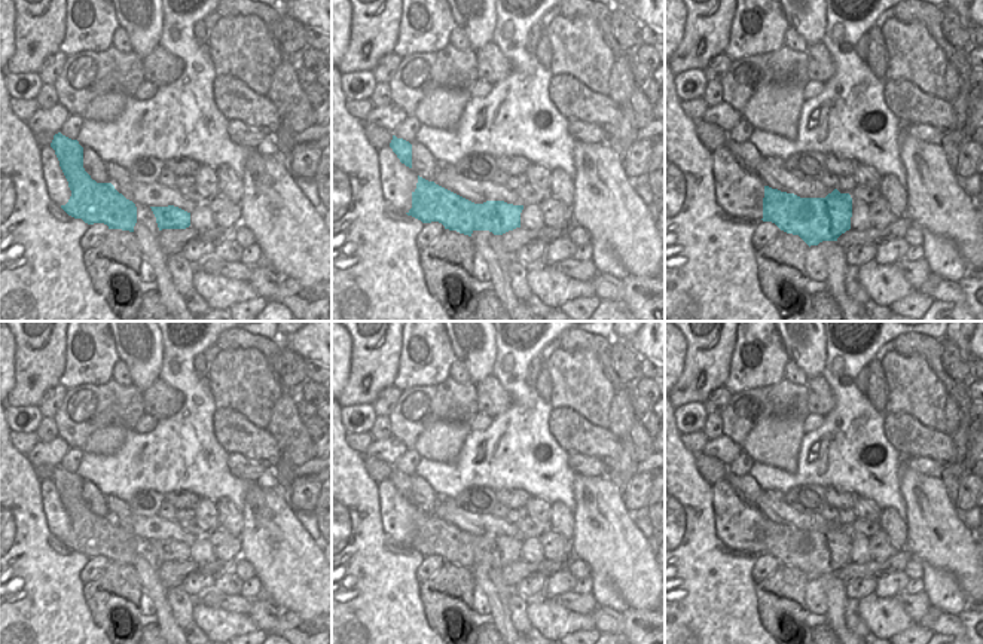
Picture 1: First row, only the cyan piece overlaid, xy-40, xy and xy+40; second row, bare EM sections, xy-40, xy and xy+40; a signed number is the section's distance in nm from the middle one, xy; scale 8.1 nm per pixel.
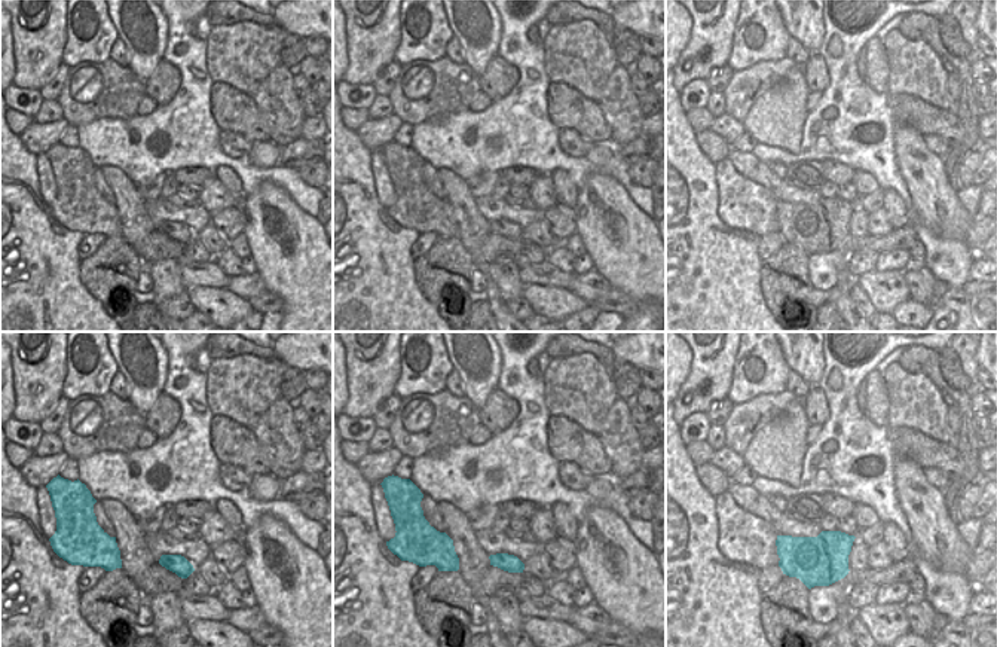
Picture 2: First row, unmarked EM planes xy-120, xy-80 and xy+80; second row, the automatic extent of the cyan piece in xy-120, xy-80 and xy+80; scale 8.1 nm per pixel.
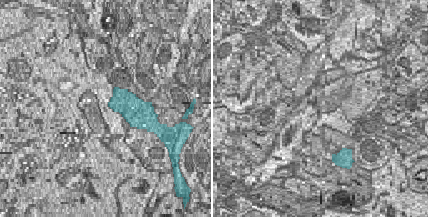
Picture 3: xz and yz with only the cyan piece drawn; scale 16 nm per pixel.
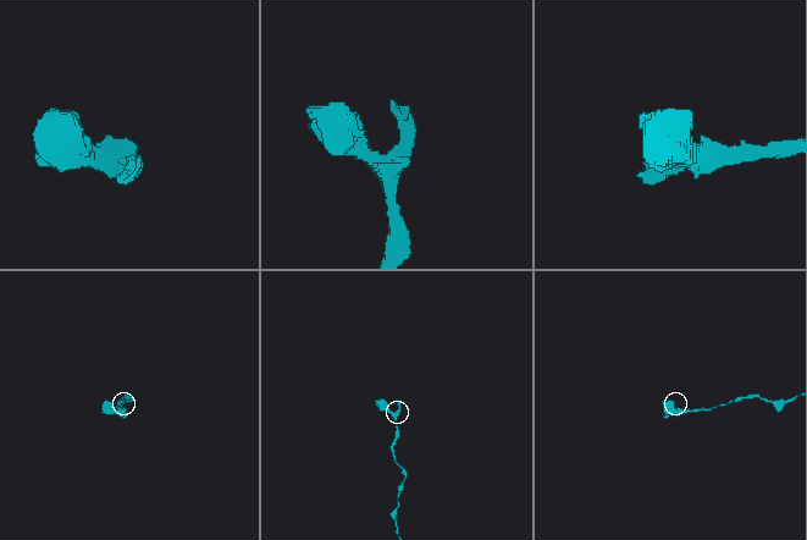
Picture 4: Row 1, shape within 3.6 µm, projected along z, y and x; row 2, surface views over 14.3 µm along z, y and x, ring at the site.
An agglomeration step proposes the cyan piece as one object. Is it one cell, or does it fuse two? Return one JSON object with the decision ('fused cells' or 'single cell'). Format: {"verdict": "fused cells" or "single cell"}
{"verdict": "single cell"}

